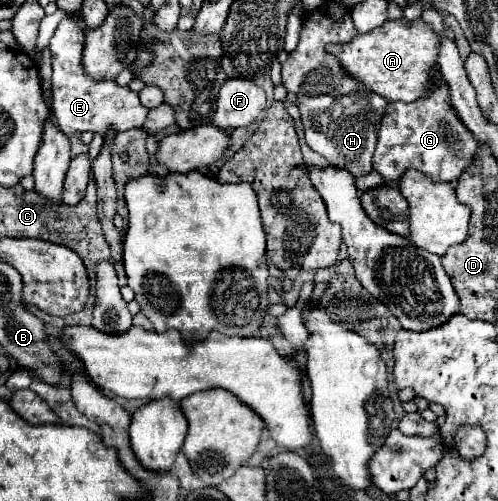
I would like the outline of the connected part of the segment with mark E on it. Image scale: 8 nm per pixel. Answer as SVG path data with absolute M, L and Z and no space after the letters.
M67 17L59 23L49 49L51 49L53 115L57 125L65 135L75 135L83 131L107 135L109 131L129 131L141 127L147 119L147 109L141 105L137 93L129 87L121 87L117 81L95 81L83 71L83 41L85 41L85 21L75 21Z

